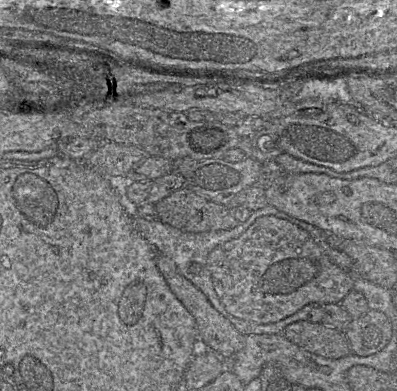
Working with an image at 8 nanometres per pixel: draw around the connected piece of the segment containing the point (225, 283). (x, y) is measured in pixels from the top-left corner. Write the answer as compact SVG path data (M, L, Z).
M262 216L258 218L239 237L215 247L207 257L207 267L212 278L214 290L227 312L239 319L258 324L269 324L281 321L286 317L295 314L304 306L312 303L339 304L342 302L343 298L353 289L355 280L357 278L361 278L357 277L354 271L345 271L334 264L307 231L287 220L280 219L276 216Z

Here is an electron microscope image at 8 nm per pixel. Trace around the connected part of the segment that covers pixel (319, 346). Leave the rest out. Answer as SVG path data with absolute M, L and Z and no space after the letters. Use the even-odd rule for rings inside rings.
M298 321L288 325L282 334L299 347L328 359L339 359L351 353L345 331L323 323Z

